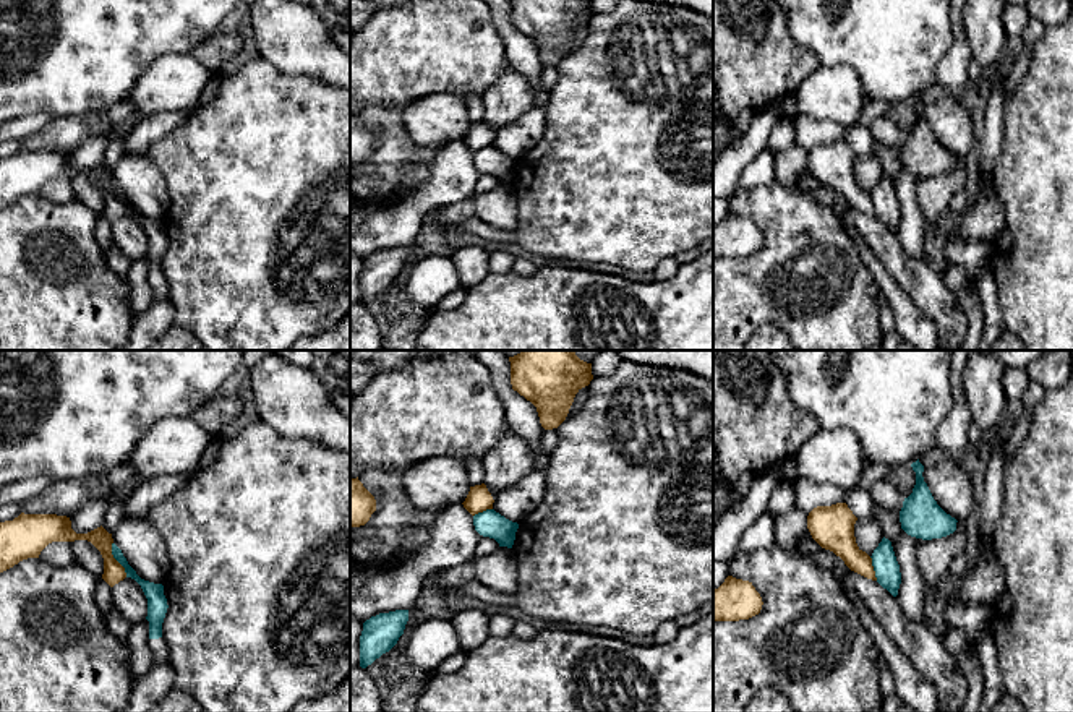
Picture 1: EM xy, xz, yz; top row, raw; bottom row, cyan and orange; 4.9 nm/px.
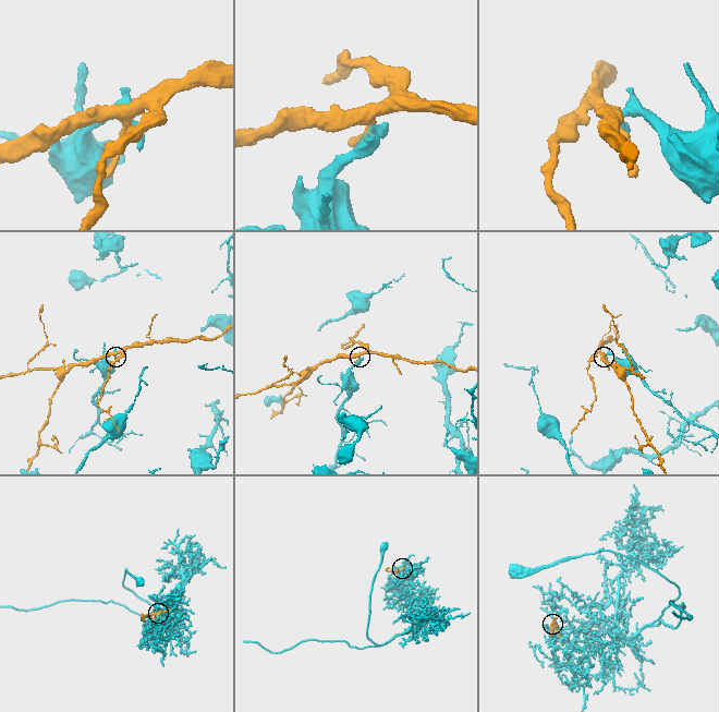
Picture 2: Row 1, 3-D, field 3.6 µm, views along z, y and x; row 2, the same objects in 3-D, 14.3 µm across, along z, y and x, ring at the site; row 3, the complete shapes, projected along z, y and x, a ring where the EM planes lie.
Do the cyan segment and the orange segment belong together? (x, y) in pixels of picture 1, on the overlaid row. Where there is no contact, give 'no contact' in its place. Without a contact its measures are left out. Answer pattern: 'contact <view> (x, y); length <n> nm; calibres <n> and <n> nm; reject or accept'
contact xy (115, 558); length 190 nm; calibres 90 and 100 nm; reject

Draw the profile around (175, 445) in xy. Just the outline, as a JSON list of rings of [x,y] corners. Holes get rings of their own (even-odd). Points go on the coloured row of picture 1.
[[[191,417],[159,420],[136,444],[128,457],[133,477],[152,478],[195,470],[212,435]]]

